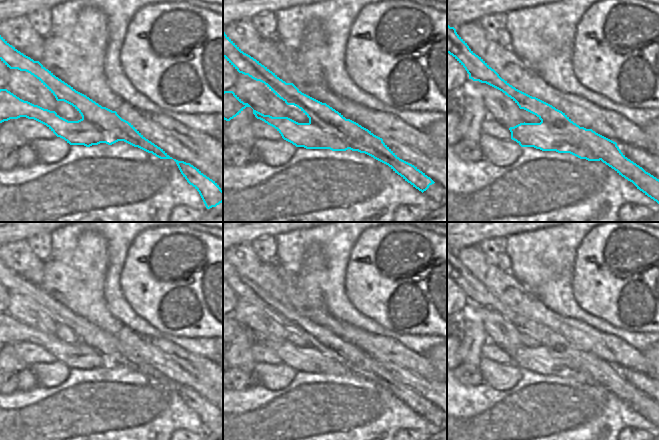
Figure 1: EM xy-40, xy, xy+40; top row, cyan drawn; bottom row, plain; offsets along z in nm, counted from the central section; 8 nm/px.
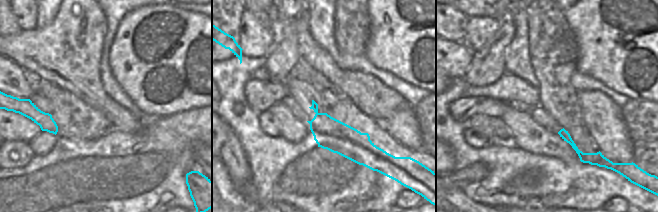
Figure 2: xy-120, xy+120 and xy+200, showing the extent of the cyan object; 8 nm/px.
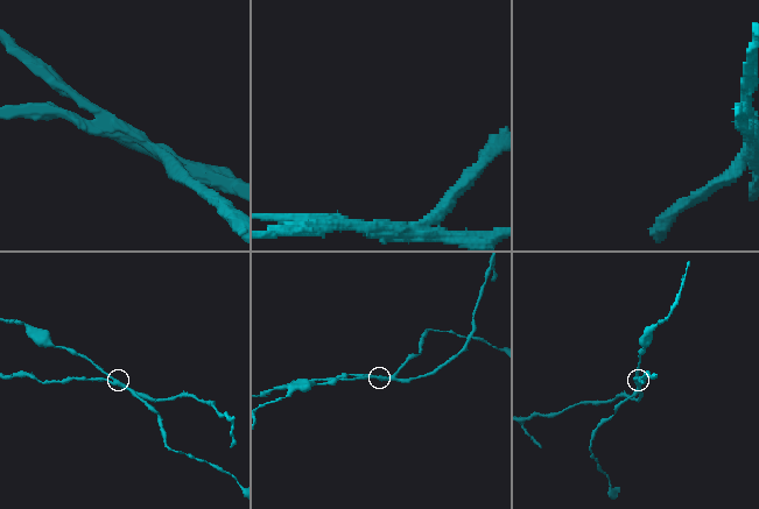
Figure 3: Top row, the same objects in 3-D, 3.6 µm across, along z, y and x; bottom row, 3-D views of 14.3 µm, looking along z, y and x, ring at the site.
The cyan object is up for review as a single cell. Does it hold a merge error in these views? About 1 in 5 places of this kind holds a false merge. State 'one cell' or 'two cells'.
two cells

